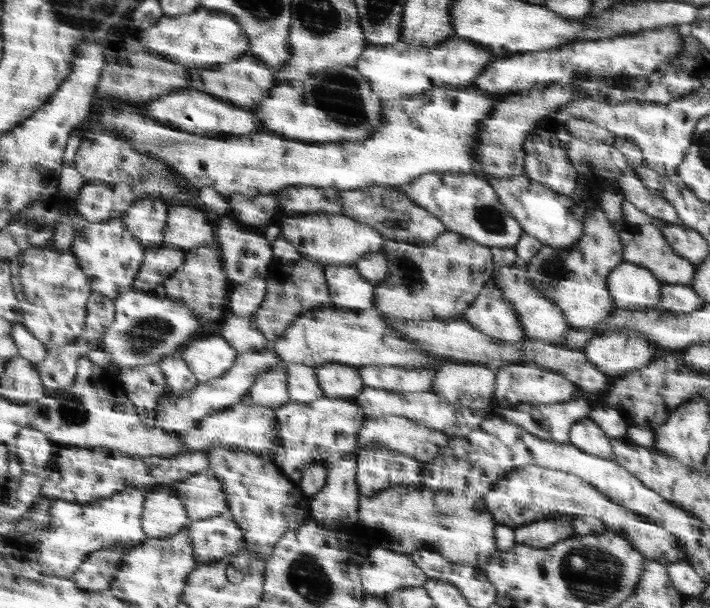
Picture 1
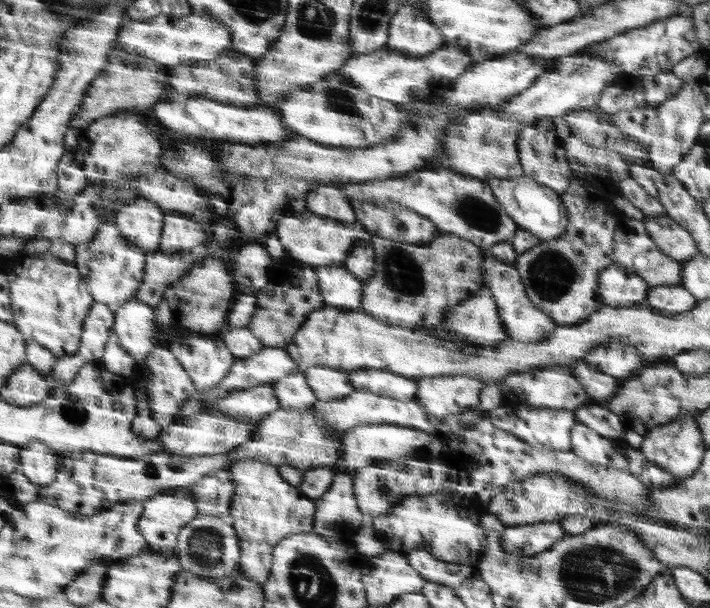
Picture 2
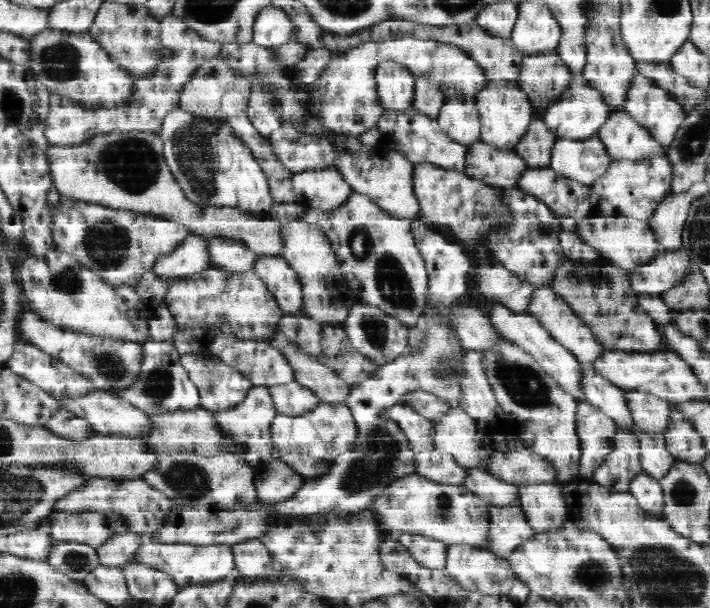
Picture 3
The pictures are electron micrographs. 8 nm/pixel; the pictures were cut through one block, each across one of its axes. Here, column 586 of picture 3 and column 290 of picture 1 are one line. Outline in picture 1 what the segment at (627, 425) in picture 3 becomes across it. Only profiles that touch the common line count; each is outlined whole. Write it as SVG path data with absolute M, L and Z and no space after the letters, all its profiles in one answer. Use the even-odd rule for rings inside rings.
M289 363L287 367L290 402L312 403L325 396L317 378L316 368L306 366L304 363L298 365Z

